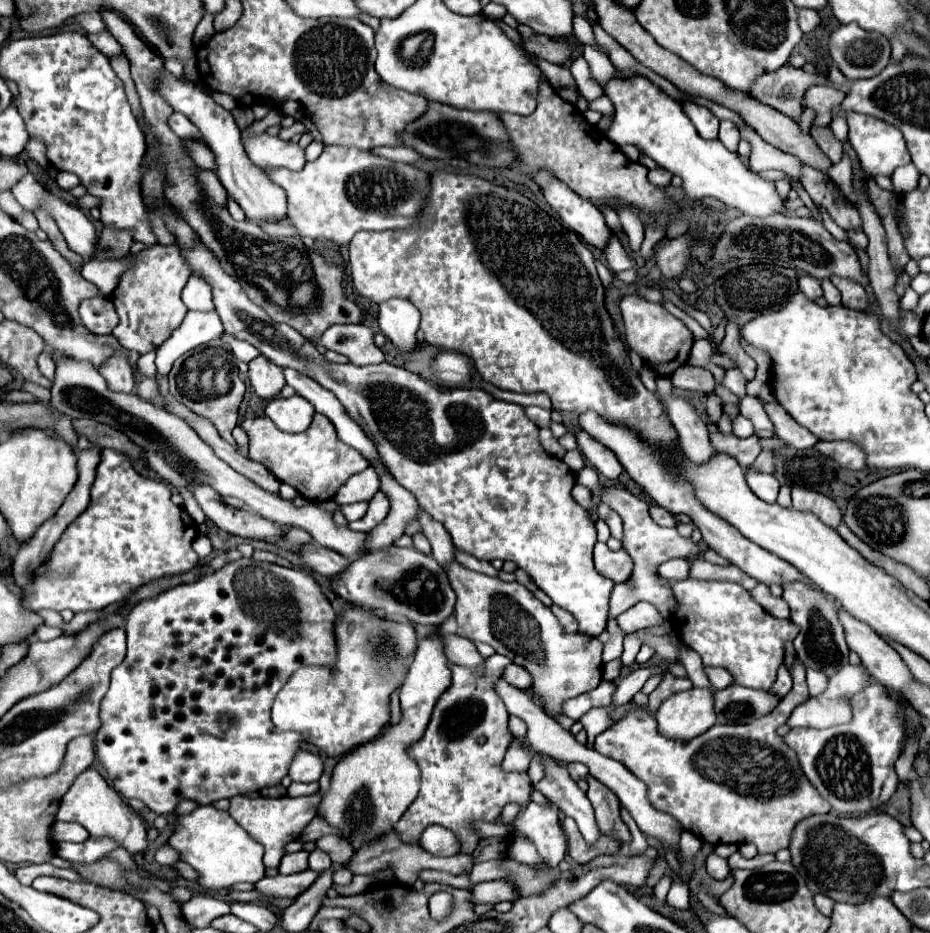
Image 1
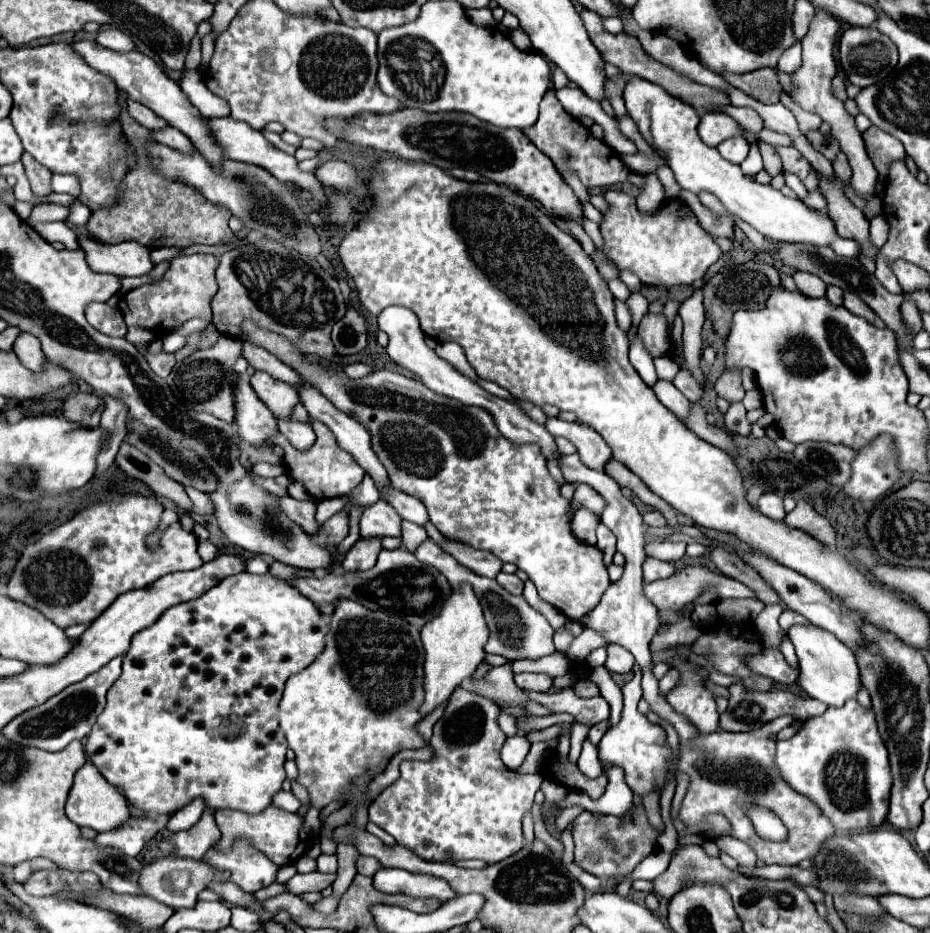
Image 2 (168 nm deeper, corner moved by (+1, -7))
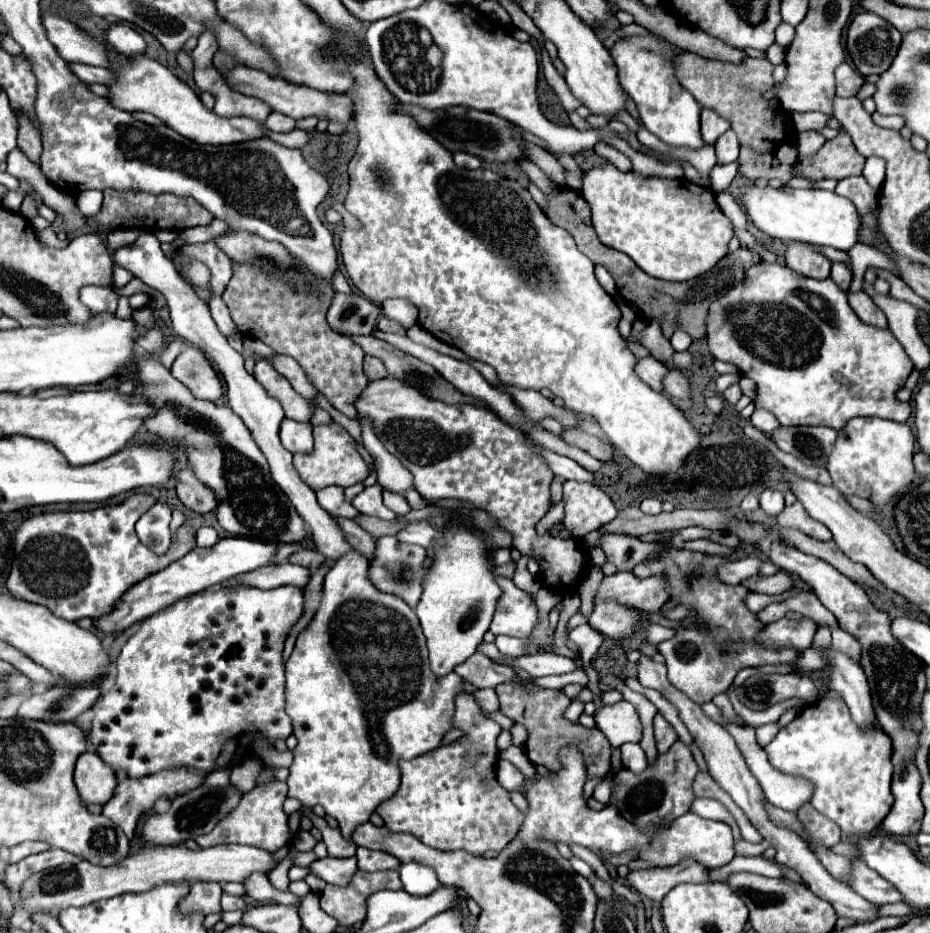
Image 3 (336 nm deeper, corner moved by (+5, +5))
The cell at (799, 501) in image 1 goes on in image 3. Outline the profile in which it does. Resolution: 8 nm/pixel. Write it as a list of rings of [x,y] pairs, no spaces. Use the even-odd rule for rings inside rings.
[[[796,501],[794,505],[786,507],[782,511],[782,515],[778,515],[778,525],[780,527],[788,527],[788,529],[798,529],[808,537],[814,537],[818,541],[830,541],[832,535],[828,531],[828,527],[824,527],[820,521],[814,521],[812,517],[806,515],[806,509]]]

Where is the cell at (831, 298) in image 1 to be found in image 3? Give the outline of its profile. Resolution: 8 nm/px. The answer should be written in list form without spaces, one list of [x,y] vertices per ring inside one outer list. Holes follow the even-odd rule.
[[[834,263],[830,277],[838,283],[838,287],[842,287],[844,291],[848,291],[850,281],[852,281],[852,269],[846,263]]]

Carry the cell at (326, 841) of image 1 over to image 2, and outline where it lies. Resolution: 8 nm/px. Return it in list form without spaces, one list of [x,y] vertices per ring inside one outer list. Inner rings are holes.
[[[360,855],[360,857],[356,859],[356,869],[358,869],[360,875],[372,877],[372,875],[376,873],[376,869],[380,869],[380,863],[378,863],[374,857],[364,857],[364,855]]]

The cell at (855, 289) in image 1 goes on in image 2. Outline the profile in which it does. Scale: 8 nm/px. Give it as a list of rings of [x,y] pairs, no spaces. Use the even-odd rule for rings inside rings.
[[[844,291],[844,307],[846,307],[850,313],[860,315],[860,317],[864,317],[866,321],[874,323],[876,327],[884,327],[882,319],[878,319],[878,315],[872,313],[872,309],[870,309],[866,303],[862,303],[862,299],[858,299],[858,295],[854,295],[854,293],[850,293],[850,291]]]

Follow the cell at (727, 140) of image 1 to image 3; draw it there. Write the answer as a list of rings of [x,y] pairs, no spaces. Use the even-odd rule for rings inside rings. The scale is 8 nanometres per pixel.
[[[730,129],[730,131],[726,131],[718,141],[716,141],[716,157],[718,157],[718,163],[732,163],[732,161],[736,161],[738,159],[738,149],[740,149],[740,145],[738,145],[738,139],[736,139],[736,135],[734,135],[734,131]]]

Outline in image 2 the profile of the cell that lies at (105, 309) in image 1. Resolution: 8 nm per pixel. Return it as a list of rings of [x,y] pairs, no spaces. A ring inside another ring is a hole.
[[[90,303],[86,307],[86,319],[88,323],[110,337],[124,337],[126,335],[126,325],[122,319],[122,313],[108,303]]]

